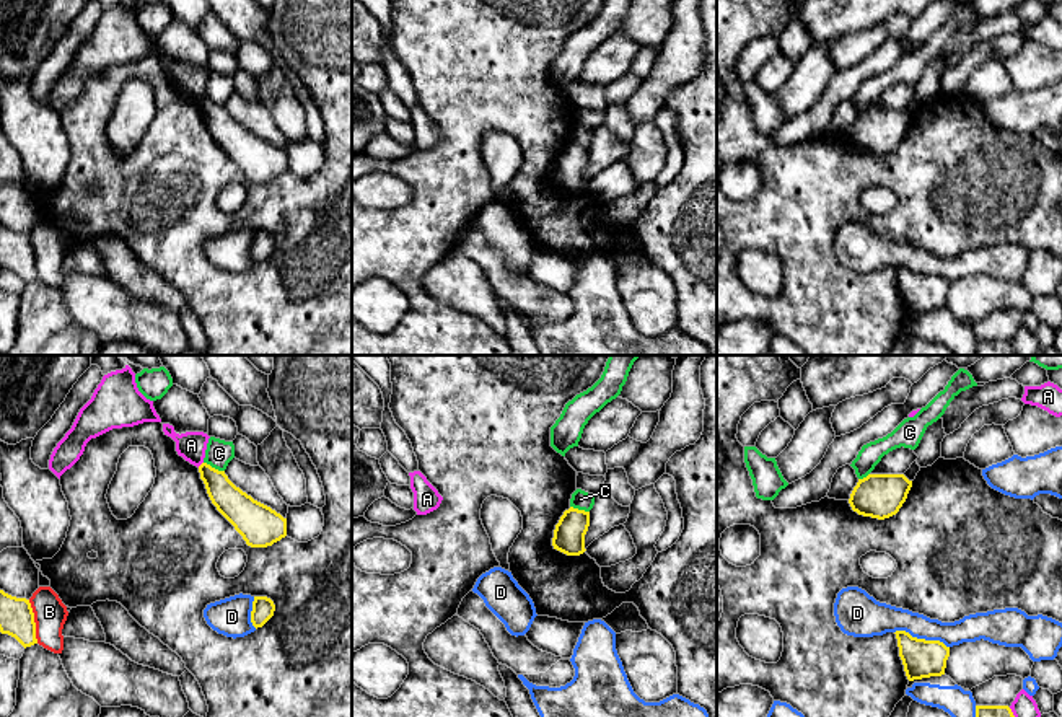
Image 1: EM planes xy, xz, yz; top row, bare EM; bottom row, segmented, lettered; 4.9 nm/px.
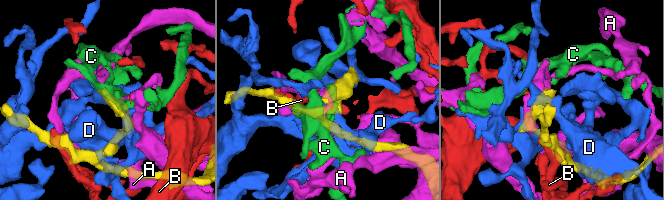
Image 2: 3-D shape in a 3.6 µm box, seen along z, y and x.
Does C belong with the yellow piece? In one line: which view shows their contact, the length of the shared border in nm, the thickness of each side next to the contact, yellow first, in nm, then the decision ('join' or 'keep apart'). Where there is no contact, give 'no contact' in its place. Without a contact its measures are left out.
xy | 120 nm | 170/140 nm | keep apart

